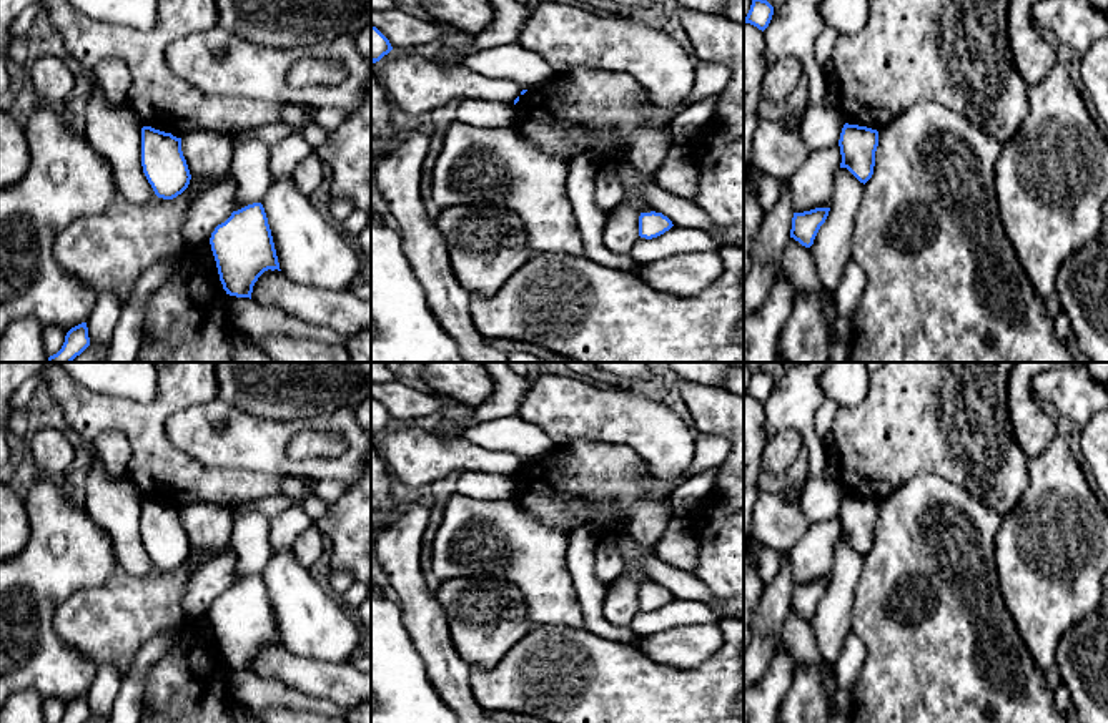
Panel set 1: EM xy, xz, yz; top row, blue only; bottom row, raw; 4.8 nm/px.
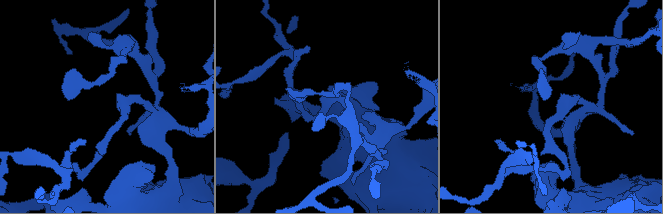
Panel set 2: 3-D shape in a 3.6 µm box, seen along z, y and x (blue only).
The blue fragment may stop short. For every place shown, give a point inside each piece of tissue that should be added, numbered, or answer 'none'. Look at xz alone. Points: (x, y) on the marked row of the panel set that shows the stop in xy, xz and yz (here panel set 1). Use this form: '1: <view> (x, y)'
none

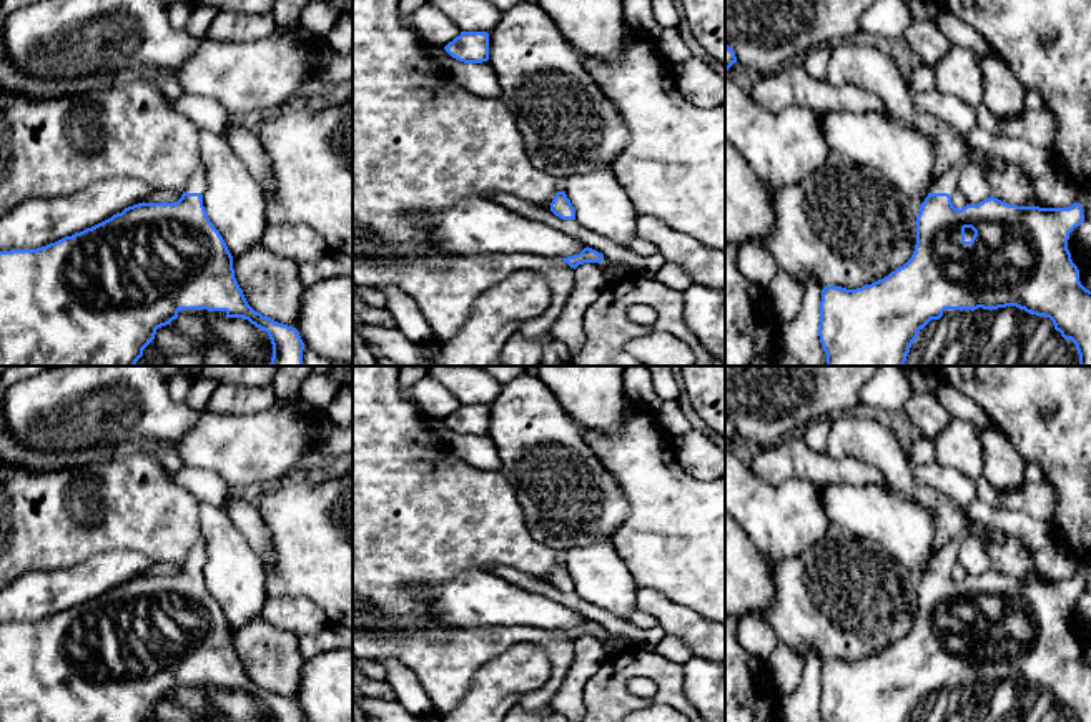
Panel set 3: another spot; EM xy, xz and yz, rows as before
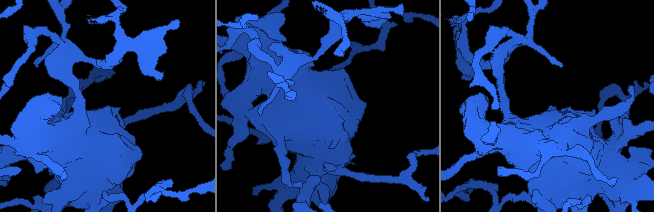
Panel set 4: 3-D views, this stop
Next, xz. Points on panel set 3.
none

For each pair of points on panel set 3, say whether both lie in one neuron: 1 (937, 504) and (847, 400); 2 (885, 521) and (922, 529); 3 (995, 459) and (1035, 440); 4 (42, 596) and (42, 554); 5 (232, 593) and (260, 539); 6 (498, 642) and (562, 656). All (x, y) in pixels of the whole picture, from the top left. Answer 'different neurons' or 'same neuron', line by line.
1: different neurons
2: same neuron
3: different neurons
4: different neurons
5: different neurons
6: same neuron

